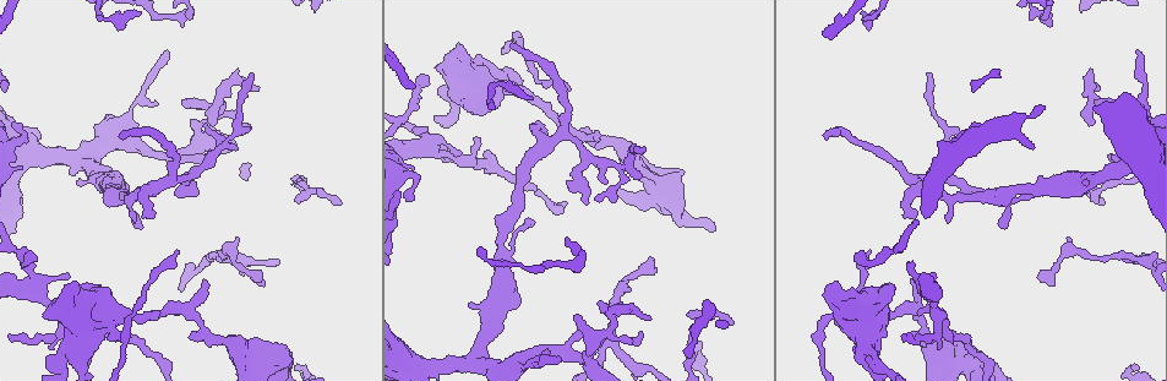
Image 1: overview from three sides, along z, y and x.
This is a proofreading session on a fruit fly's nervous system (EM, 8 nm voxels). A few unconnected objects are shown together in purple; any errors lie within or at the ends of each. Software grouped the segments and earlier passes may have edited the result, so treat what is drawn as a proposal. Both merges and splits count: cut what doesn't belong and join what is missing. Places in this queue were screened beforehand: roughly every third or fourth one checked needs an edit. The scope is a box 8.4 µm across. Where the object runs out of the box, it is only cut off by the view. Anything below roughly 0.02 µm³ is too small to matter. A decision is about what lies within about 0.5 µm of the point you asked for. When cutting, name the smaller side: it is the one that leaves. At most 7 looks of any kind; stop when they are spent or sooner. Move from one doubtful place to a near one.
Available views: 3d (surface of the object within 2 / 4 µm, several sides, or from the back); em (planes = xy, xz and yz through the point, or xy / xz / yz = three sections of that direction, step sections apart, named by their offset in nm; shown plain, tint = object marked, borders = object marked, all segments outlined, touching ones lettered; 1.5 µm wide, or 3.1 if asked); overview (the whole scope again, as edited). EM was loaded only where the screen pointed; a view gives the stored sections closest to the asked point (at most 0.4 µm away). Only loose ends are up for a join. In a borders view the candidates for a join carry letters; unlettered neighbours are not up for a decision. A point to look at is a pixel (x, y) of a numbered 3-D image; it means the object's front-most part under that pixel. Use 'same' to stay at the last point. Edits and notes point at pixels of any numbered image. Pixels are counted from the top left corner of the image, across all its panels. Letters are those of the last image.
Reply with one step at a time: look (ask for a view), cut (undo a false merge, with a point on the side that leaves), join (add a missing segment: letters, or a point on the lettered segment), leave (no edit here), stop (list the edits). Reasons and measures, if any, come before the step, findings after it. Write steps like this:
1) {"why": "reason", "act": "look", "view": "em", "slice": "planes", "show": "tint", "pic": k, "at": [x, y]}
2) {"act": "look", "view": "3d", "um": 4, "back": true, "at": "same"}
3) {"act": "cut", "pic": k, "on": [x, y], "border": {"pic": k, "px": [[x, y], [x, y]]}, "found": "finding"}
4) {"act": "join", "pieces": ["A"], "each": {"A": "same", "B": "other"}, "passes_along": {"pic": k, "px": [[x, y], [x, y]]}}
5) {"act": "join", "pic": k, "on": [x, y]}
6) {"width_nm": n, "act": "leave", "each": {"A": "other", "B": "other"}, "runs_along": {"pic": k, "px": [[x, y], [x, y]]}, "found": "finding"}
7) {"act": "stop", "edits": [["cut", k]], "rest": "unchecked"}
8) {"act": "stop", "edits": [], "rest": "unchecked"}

{"why": "calibre changes", "act": "look", "view": "3d", "um": 4, "pic": 1, "at": [200, 328]}

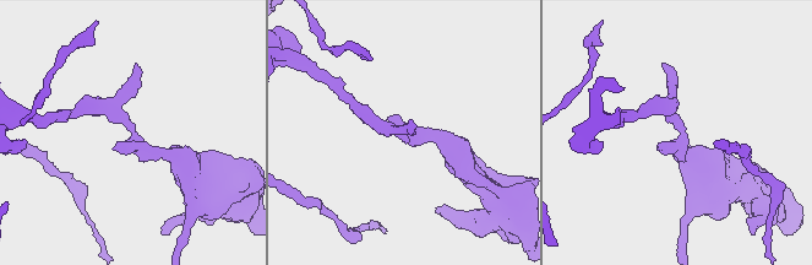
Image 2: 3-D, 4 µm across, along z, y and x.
{"act": "look", "view": "em", "slice": "xz", "step": 4, "show": "tint", "pic": 2, "at": [408, 140]}

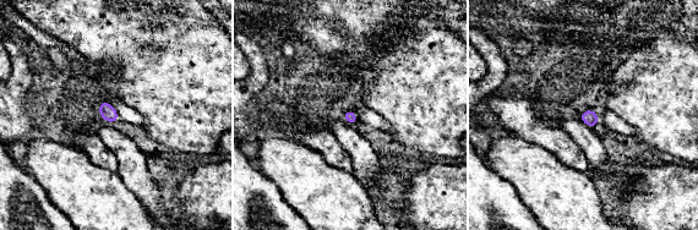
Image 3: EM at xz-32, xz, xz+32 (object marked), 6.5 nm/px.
{"act": "look", "view": "em", "slice": "planes", "show": "borders", "at": "same"}

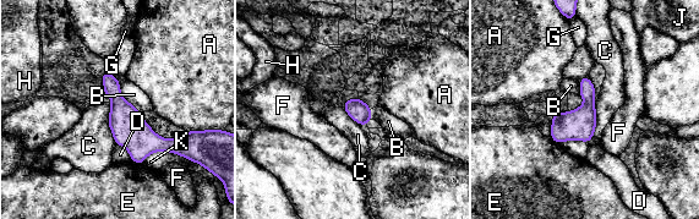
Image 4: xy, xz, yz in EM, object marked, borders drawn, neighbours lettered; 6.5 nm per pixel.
{"act": "leave", "each": {"A": "other", "B": "other", "C": "other", "D": "other", "E": "other", "F": "other", "G": "other", "H": "other", "J": "other", "K": "other"}, "runs_along": {"pic": 4, "px": [[104, 76], [152, 142], [186, 136]]}, "found": "one cell here"}

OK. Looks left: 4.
{"why": "branch stops here", "act": "look", "view": "em", "slice": "yz", "step": 8, "show": "tint", "pic": 1, "at": [1097, 87]}

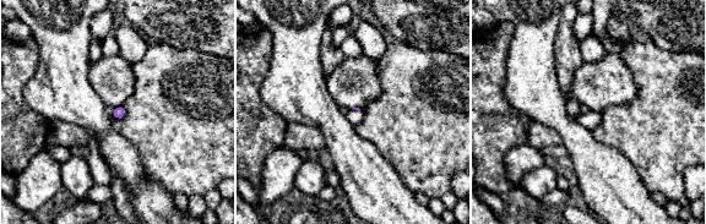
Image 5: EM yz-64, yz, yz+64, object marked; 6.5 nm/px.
{"why": "cut it another way", "act": "look", "view": "em", "slice": "planes", "show": "borders", "at": "same"}

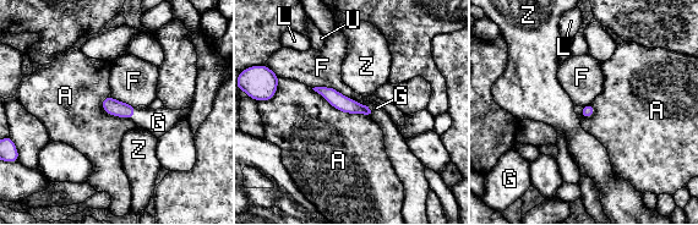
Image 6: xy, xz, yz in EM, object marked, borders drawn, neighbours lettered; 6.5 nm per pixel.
{"act": "join", "pieces": ["G"], "each": {"A": "other", "F": "other", "G": "same", "L": "other", "U": "other", "Z": "other"}, "passes_along": {"pic": 6, "px": [[110, 105], [134, 114], [158, 122]]}, "found": "the cell continues"}

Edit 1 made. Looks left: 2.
{"why": "thin end", "act": "look", "view": "em", "slice": "planes", "show": "borders", "pic": 1, "at": [69, 274]}

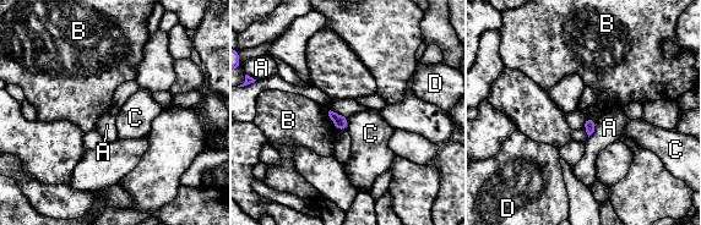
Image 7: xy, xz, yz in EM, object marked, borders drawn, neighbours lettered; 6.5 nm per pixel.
{"width_nm": 90, "act": "leave", "each": {"A": "other", "B": "other", "C": "other", "D": "other"}, "border": {"pic": 7, "px": [[349, 118], [346, 130]]}, "found": "no lettered segment goes on from it"}

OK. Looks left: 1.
{"act": "stop", "edits": [["join", 6]], "rest": "unchecked"}

